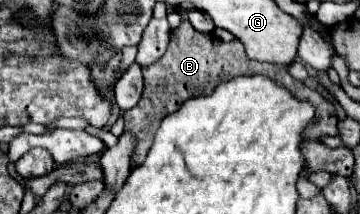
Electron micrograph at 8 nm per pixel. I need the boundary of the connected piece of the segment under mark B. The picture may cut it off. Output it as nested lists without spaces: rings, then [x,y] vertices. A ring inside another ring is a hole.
[[[182,22],[182,26],[174,32],[166,54],[158,62],[154,62],[152,66],[142,68],[142,74],[144,74],[144,94],[142,94],[140,102],[132,110],[124,112],[126,130],[130,130],[138,140],[138,146],[134,150],[134,156],[132,156],[132,166],[140,166],[144,162],[144,158],[146,158],[146,154],[150,150],[150,144],[154,140],[154,132],[158,130],[158,124],[168,114],[178,110],[188,98],[194,98],[194,88],[202,90],[204,94],[210,94],[216,88],[216,84],[226,82],[226,80],[230,80],[234,76],[240,76],[240,74],[242,76],[262,74],[262,76],[274,80],[280,86],[286,86],[286,90],[290,90],[294,98],[308,100],[310,104],[314,104],[316,116],[314,116],[314,122],[306,128],[306,132],[302,132],[304,138],[318,140],[322,134],[330,134],[330,136],[338,134],[334,106],[328,100],[324,100],[318,92],[310,90],[300,80],[292,78],[286,68],[280,68],[280,66],[274,66],[274,64],[268,64],[268,62],[248,60],[246,52],[244,52],[244,46],[238,40],[226,44],[220,38],[216,38],[214,34],[196,32],[190,22]]]

